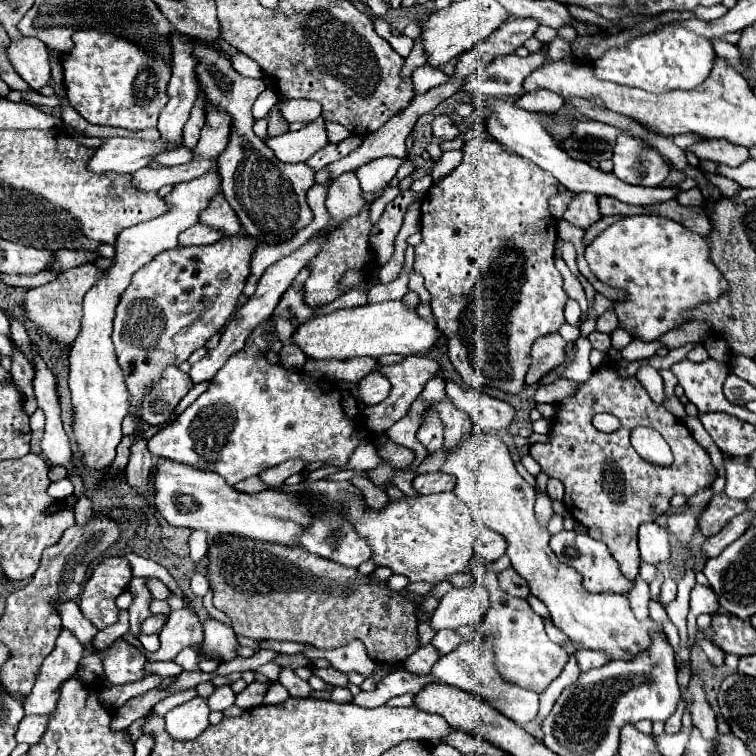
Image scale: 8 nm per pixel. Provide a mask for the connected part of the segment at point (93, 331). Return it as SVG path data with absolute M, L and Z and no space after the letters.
M210 169L208 173L186 181L176 183L174 189L164 197L168 211L160 217L140 223L136 227L124 229L116 243L116 255L114 265L104 269L98 281L90 287L90 291L84 295L84 315L82 315L82 327L76 335L76 341L70 349L70 391L72 391L72 407L74 407L74 437L80 447L82 459L88 469L102 469L110 465L116 457L116 447L122 439L122 419L128 415L128 391L124 385L122 371L116 363L114 347L112 347L112 321L114 321L114 309L120 301L120 295L130 285L132 275L148 265L160 251L176 249L178 235L186 231L188 227L196 225L200 219L200 213L210 205L212 197L218 195L220 189L220 175L216 169Z

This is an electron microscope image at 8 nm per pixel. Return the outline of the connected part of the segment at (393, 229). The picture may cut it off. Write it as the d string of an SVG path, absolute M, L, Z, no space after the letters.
M406 189L394 201L390 201L386 205L380 221L370 231L370 245L376 255L378 265L384 265L390 261L390 257L394 253L394 237L398 235L398 231L402 227L402 219L408 211L408 205L422 201L422 197L424 195L420 195L412 189Z

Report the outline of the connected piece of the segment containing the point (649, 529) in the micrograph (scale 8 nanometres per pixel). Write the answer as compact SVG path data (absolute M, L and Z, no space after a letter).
M644 523L638 529L638 547L640 557L646 563L670 563L670 543L668 533L656 523Z

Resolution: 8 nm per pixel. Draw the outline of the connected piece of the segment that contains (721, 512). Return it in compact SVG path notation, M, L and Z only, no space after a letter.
M724 493L714 495L710 499L708 507L704 509L698 525L700 525L704 535L716 535L736 513L742 513L744 509L746 509L744 501L732 501Z

